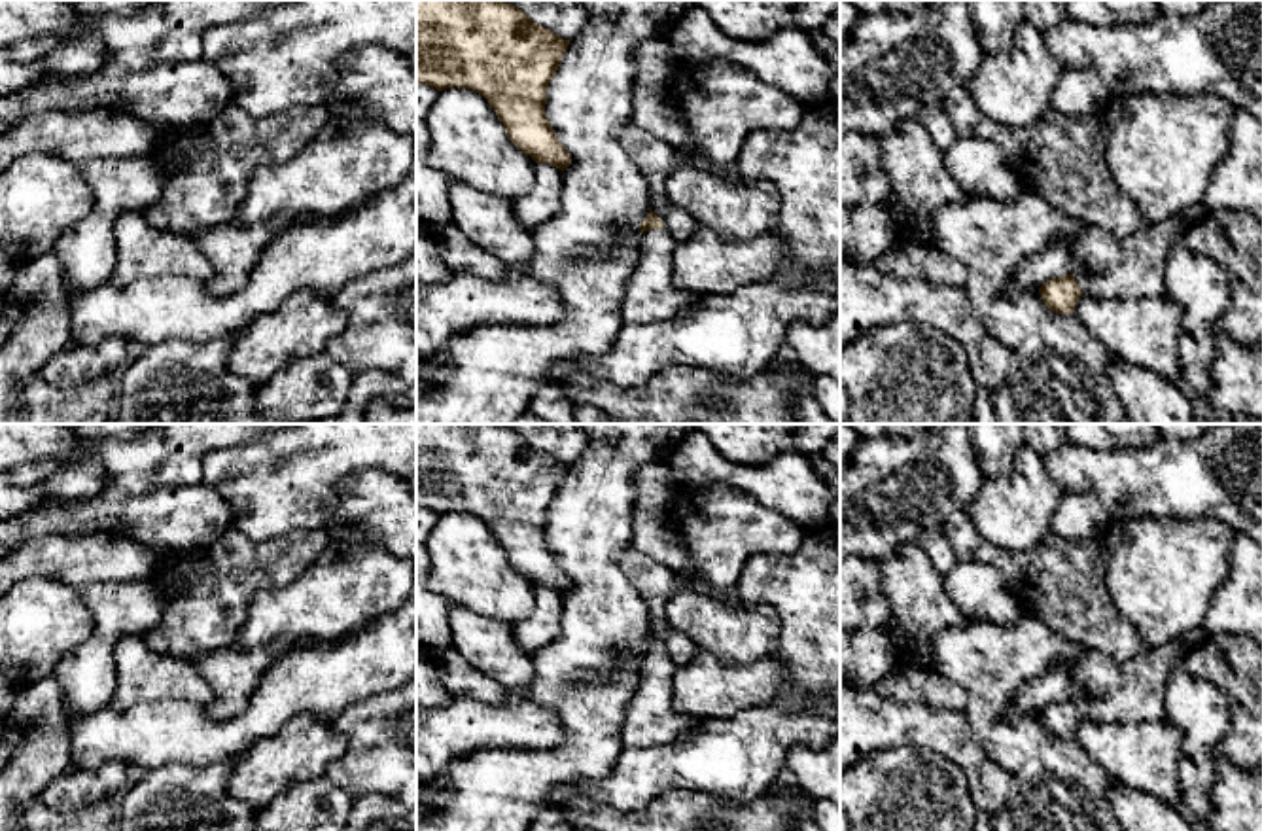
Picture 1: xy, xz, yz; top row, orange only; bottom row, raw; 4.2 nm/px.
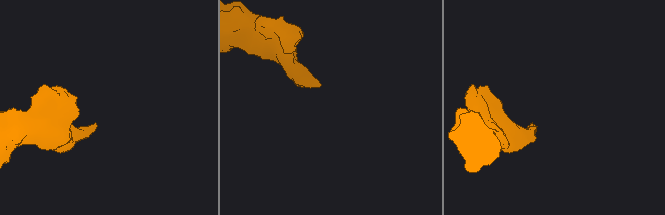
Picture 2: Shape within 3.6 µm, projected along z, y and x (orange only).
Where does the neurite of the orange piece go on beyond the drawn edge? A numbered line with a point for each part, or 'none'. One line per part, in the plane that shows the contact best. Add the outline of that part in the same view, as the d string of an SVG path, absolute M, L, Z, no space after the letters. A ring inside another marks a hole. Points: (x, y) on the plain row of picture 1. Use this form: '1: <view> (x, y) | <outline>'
1: xz (649, 716) | M662 651L643 655L636 668L636 685L624 708L621 738L624 748L651 748L692 733L700 719L674 706L677 666Z

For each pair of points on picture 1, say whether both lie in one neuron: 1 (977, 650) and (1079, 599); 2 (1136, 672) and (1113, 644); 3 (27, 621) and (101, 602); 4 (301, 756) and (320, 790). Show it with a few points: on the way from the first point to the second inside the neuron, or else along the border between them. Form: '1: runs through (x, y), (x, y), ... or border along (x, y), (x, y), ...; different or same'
1: border along (1022, 604), (1052, 631), (1077, 644); different
2: border along (1145, 646), (1121, 661), (1098, 652), (1085, 652); different
3: border along (80, 591), (93, 619), (93, 631), (74, 650); different
4: border along (324, 773), (292, 784), (275, 799); different

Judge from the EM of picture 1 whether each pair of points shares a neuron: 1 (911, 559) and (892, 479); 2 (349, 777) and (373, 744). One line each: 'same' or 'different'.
1: different
2: same

